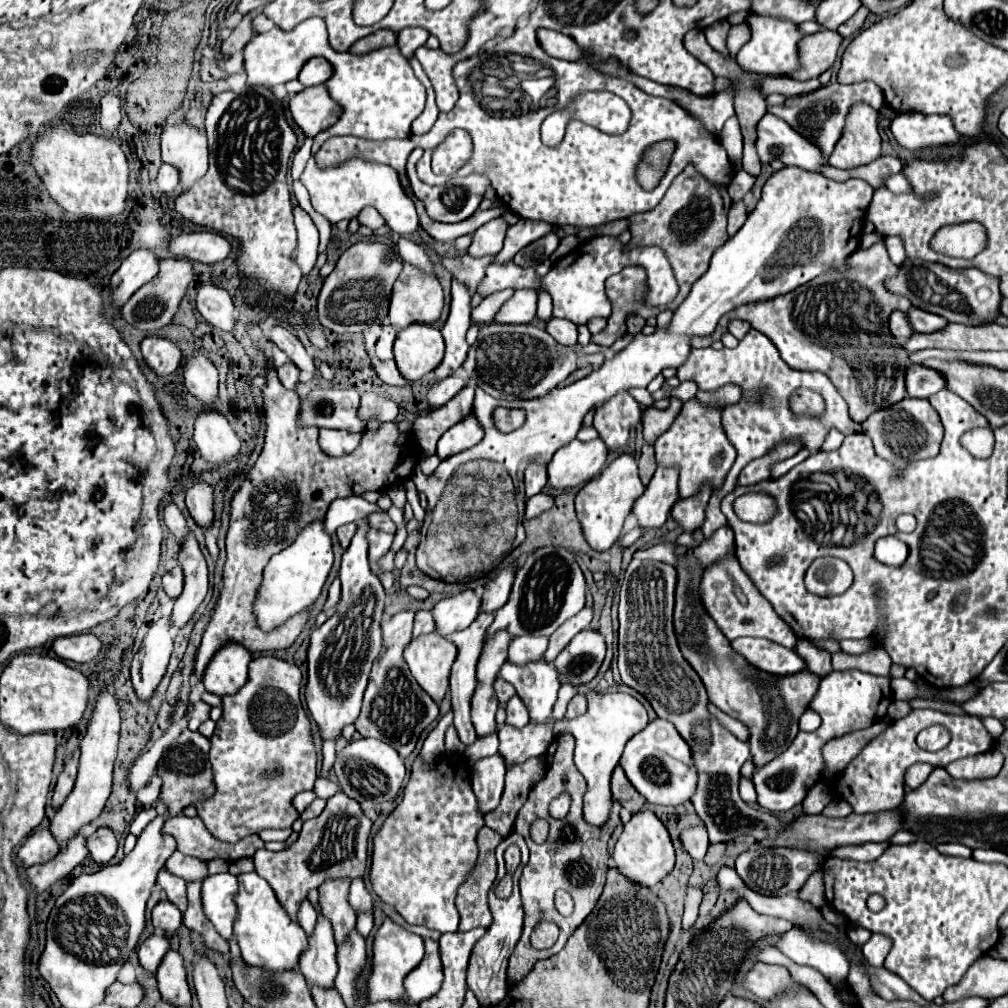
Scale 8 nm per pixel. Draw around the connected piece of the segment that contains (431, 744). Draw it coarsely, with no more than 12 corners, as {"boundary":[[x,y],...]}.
{"boundary":[[453,711],[445,714],[427,736],[421,756],[433,764],[445,752],[445,730],[453,722]]}

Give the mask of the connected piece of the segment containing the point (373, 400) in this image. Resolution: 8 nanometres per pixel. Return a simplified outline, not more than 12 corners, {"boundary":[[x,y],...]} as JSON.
{"boundary":[[367,392],[361,396],[359,418],[393,422],[399,408],[393,400]]}

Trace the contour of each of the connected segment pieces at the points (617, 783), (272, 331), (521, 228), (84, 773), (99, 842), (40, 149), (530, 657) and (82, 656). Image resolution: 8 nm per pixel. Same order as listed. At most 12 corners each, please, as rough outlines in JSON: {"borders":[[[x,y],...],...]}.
{"borders":[[[617,765],[611,790],[613,798],[631,814],[639,812],[645,800],[631,788],[623,768]],[[275,324],[271,342],[289,356],[299,370],[319,374],[313,358],[293,332]],[[519,220],[509,226],[495,264],[513,260],[527,244],[553,232],[551,224]],[[103,688],[75,788],[51,820],[61,850],[111,794],[119,702]],[[99,828],[87,838],[97,864],[107,864],[117,852],[113,830]],[[47,126],[31,166],[71,214],[125,210],[115,140]],[[519,636],[511,642],[509,662],[543,658],[545,636]],[[93,634],[57,638],[51,648],[61,660],[83,664],[99,656]]]}

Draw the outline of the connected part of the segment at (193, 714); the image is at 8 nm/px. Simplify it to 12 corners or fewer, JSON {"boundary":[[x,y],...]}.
{"boundary":[[201,700],[191,704],[189,728],[197,728],[209,718],[211,706]]}

